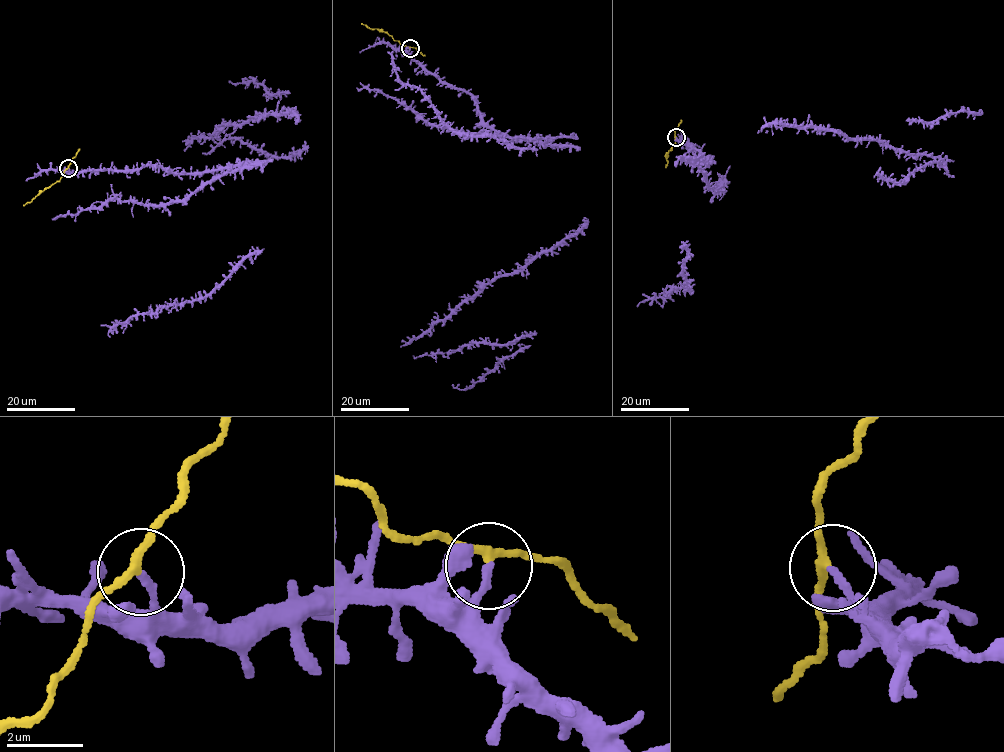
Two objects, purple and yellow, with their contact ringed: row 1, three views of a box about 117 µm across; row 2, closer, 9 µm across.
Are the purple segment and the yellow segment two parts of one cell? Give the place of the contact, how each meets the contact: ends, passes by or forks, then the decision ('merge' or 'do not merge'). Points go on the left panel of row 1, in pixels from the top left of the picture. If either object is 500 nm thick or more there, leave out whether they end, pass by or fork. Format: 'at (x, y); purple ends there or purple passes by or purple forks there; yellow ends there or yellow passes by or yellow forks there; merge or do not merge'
at (68, 168); purple ends there; yellow passes by; do not merge

